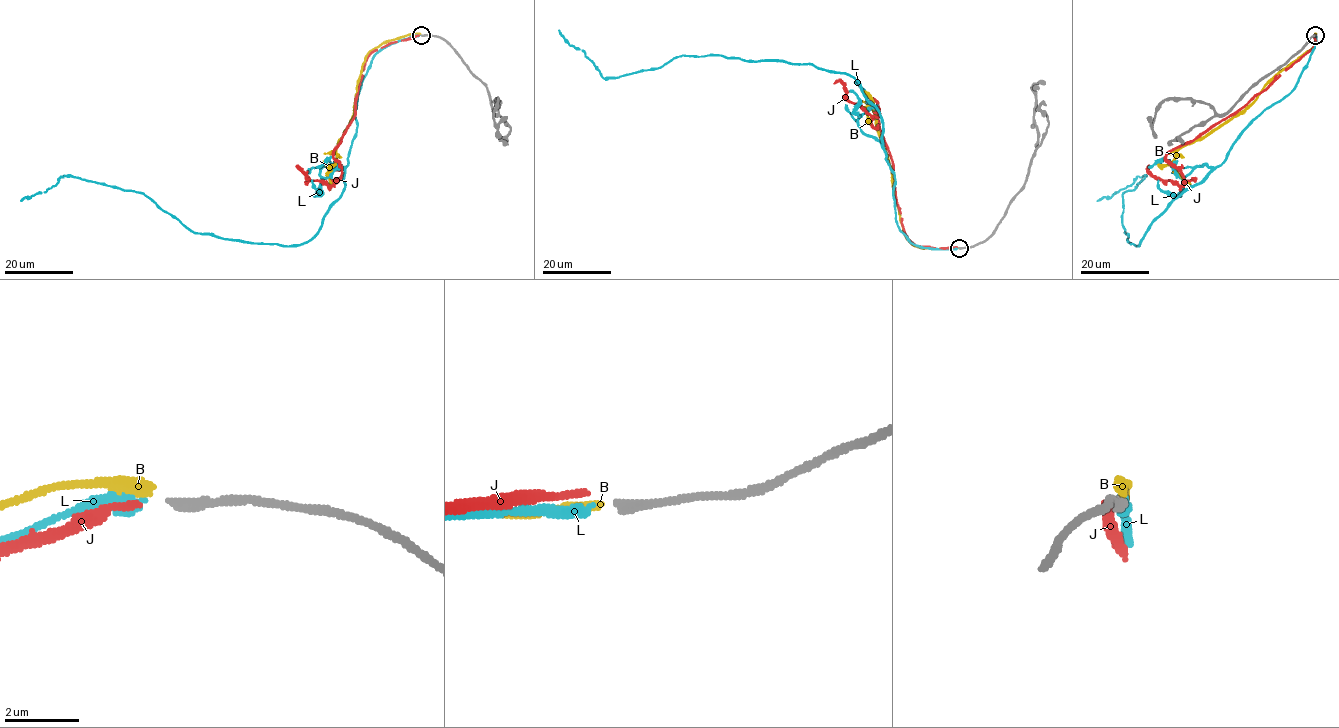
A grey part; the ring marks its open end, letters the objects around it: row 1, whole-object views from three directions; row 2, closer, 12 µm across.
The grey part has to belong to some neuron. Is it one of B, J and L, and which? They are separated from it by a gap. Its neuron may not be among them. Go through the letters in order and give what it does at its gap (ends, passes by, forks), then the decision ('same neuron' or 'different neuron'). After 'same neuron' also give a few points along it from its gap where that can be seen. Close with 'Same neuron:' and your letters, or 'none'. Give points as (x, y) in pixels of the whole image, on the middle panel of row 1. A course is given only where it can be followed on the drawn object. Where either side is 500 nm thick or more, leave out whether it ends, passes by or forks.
B: it ends there; different neuron
J: it ends there; different neuron
L: it ends there; same neuron; it runs (957, 248), (919, 247), (899, 230), (881, 116), (846, 73), (718, 55), (604, 78), (558, 30)
Same neuron: L

